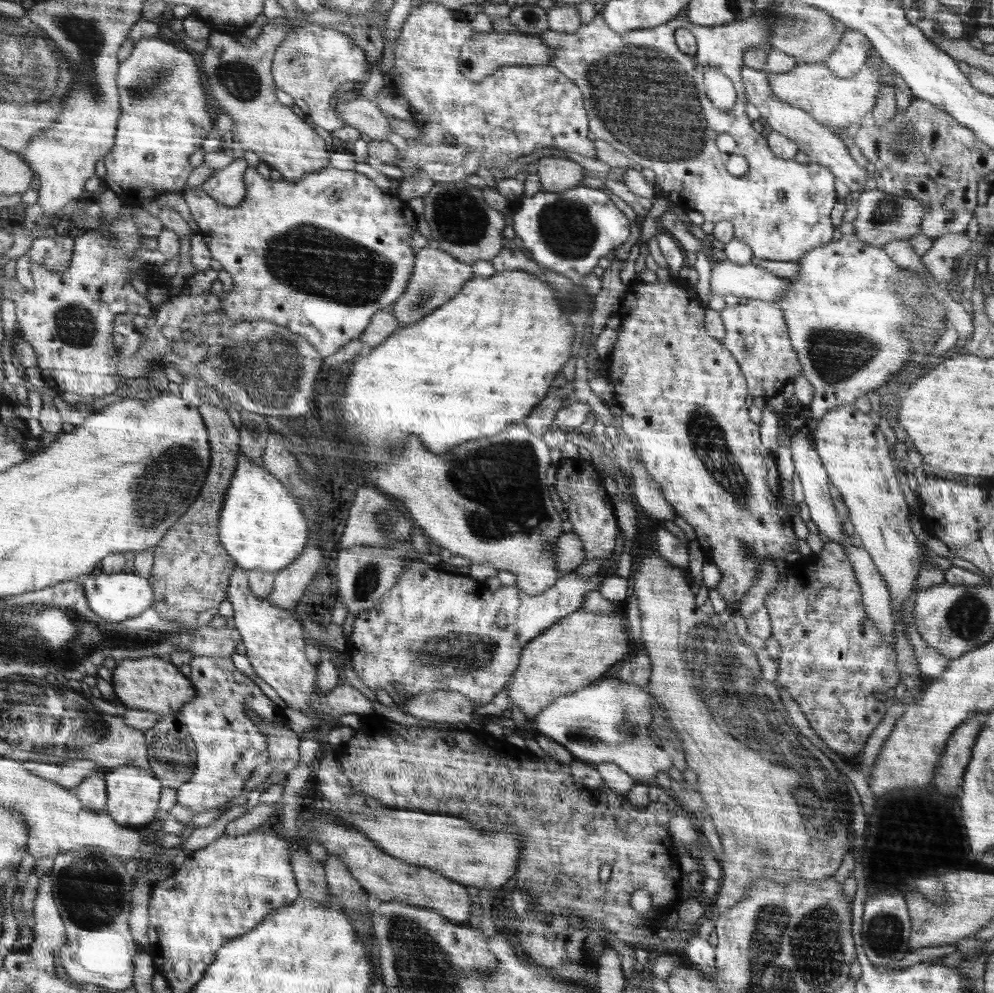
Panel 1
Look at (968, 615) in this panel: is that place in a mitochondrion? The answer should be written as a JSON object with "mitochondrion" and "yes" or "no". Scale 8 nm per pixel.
{"mitochondrion":"yes"}

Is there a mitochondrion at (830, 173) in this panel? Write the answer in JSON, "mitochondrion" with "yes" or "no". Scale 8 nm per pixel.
{"mitochondrion":"no"}

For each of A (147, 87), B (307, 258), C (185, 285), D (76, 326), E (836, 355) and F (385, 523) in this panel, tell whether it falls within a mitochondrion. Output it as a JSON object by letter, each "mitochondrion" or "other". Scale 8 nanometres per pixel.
{"A":"mitochondrion","B":"mitochondrion","C":"other","D":"mitochondrion","E":"mitochondrion","F":"mitochondrion"}

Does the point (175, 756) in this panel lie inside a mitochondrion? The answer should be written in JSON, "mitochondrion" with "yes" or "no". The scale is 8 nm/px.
{"mitochondrion":"yes"}

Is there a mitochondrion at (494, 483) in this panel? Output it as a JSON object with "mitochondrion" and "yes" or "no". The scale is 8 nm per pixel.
{"mitochondrion":"yes"}

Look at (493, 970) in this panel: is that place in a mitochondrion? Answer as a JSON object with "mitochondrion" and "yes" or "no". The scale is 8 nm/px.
{"mitochondrion":"yes"}

